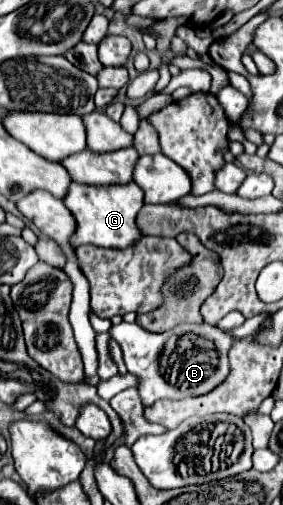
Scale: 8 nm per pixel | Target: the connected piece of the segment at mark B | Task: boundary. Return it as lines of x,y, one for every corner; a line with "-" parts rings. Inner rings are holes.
114,324
108,334
122,346
128,372
140,378
138,392
144,406
152,406
162,398
186,398
210,392
228,376
228,350
234,340
220,328
210,324
180,324
174,330
152,334
138,324

